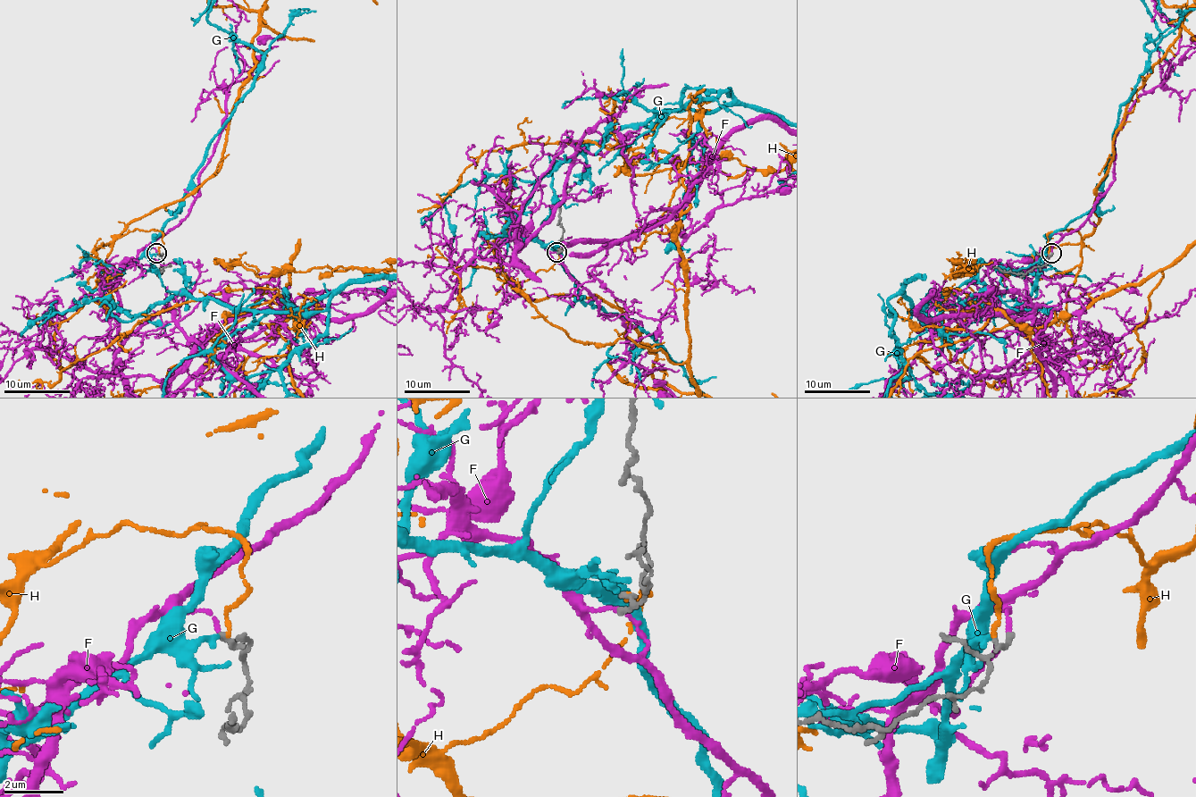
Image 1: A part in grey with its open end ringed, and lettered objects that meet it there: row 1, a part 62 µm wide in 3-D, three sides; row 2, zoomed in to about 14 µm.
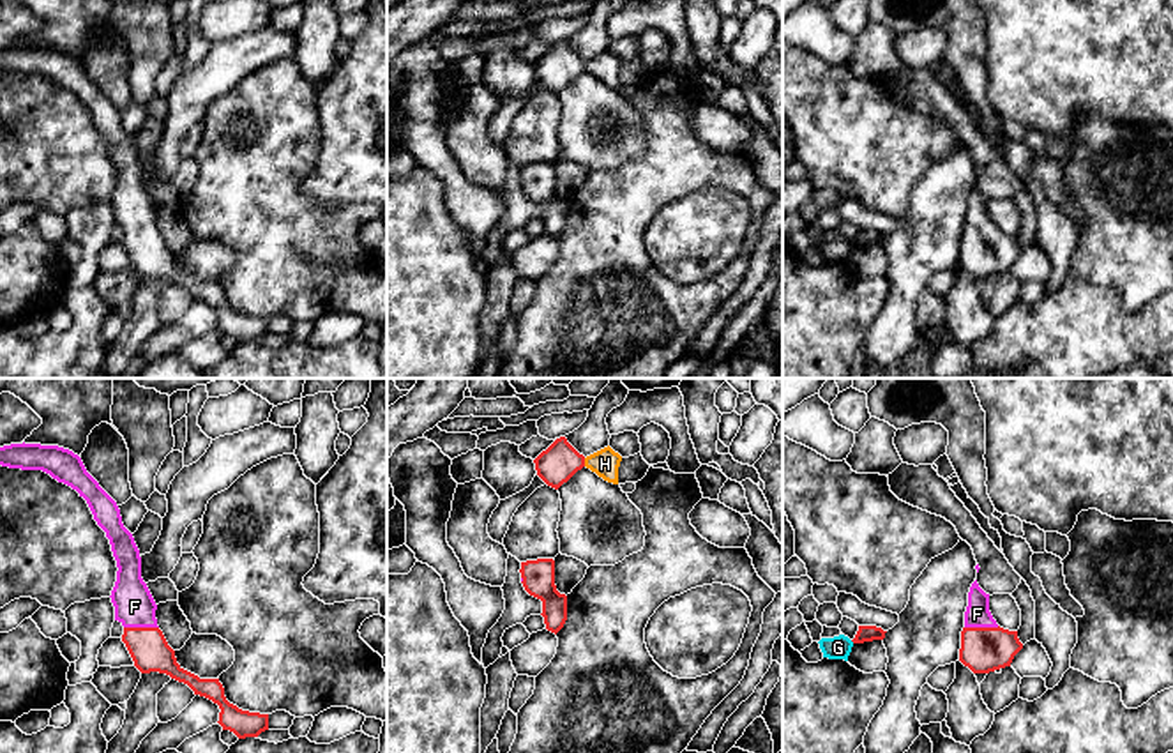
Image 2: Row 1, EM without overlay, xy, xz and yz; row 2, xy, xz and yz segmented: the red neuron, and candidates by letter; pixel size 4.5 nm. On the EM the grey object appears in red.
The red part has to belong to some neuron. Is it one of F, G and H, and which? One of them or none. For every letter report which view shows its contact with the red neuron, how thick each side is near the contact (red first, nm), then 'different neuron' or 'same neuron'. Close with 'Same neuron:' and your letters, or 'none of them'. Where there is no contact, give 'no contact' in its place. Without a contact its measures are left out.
F: contact in xy; calibres 180 and 190 nm; same neuron
G: no contact; different neuron
H: contact in xz; calibres 170 and 120 nm; different neuron
Same neuron: F

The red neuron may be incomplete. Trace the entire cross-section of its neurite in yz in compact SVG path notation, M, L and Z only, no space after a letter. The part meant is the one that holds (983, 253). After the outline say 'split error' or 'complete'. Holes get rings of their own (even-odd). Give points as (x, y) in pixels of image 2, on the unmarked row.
M975 184L968 196L959 265L973 278L989 278L1010 270L1021 253L1018 235L996 228L989 216L989 198Z | split error

